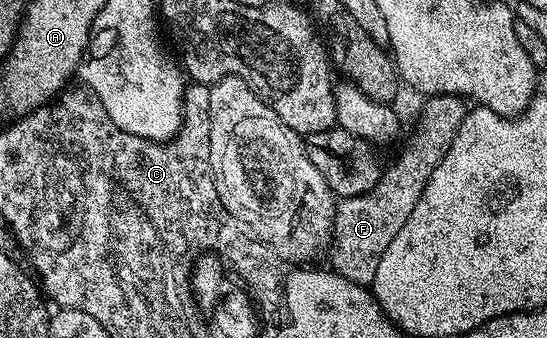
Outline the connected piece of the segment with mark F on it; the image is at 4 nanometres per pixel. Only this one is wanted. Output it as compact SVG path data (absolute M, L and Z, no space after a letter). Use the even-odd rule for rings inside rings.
M433 94L423 101L424 107L416 118L416 127L404 151L397 156L396 163L381 173L374 188L353 198L337 201L334 227L336 255L331 265L337 274L355 282L370 284L374 280L382 252L390 248L390 240L398 236L402 224L406 224L410 212L414 212L430 175L434 173L434 168L438 168L438 164L442 164L442 156L450 152L450 144L454 144L454 136L458 136L458 128L462 128L462 120L470 109L469 103L458 94Z

